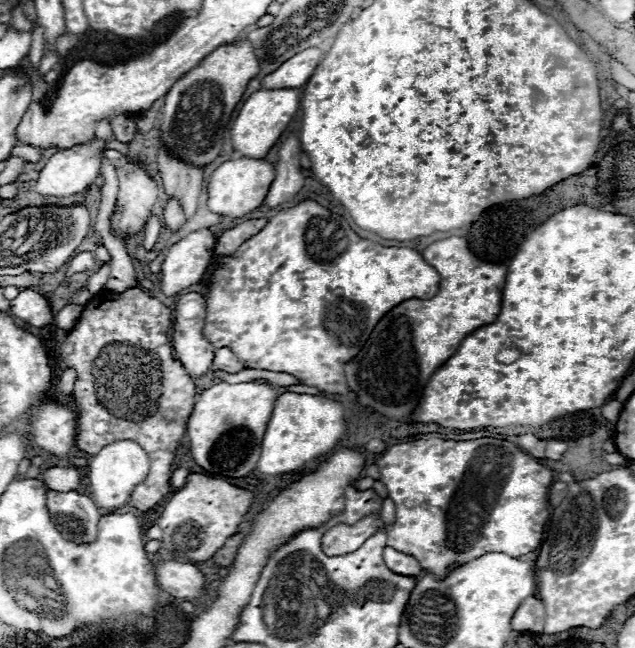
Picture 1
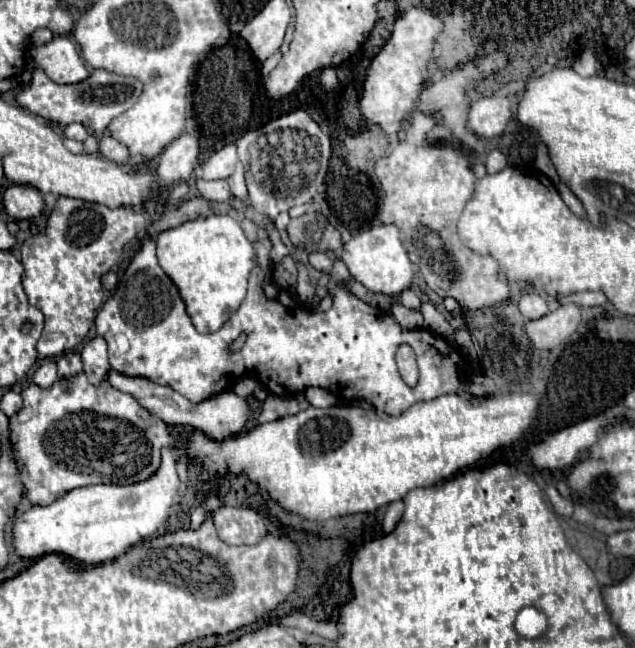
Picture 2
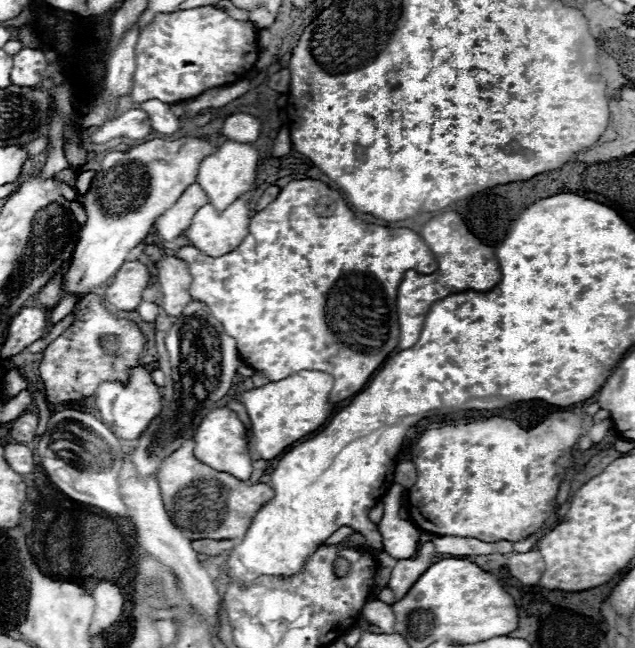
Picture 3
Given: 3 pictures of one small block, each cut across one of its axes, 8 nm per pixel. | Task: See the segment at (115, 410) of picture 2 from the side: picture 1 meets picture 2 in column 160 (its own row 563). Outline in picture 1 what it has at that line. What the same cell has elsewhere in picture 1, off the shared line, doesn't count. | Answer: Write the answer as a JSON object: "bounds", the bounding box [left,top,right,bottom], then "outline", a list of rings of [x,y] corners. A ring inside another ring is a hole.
{"bounds":[322,438,554,576],"outline":[[[432,438],[432,440],[416,440],[416,442],[408,442],[408,444],[396,444],[396,446],[390,446],[386,452],[382,452],[382,456],[376,460],[376,464],[380,466],[380,482],[388,488],[388,496],[394,500],[396,504],[396,522],[392,526],[386,526],[378,516],[366,516],[364,520],[360,520],[358,524],[354,526],[346,526],[346,524],[338,524],[334,526],[332,530],[328,530],[322,538],[322,550],[324,554],[330,554],[330,556],[342,556],[342,554],[348,554],[348,552],[354,552],[368,536],[372,536],[378,528],[384,528],[386,534],[388,534],[388,546],[404,552],[404,554],[412,554],[420,566],[426,570],[426,572],[432,572],[436,576],[446,576],[448,572],[448,564],[450,562],[466,562],[470,558],[476,558],[476,556],[482,556],[482,554],[488,554],[488,552],[504,552],[504,554],[510,554],[512,558],[518,558],[522,554],[528,554],[528,552],[534,552],[540,542],[542,542],[542,534],[544,534],[544,524],[548,522],[548,490],[550,486],[554,484],[554,476],[552,476],[552,470],[548,470],[546,466],[538,464],[536,458],[532,458],[530,454],[526,454],[520,446],[516,446],[514,442],[508,442],[508,440],[500,440],[500,438],[476,438],[476,440],[466,440],[466,442],[454,442],[454,440],[440,440],[440,438]]]}

